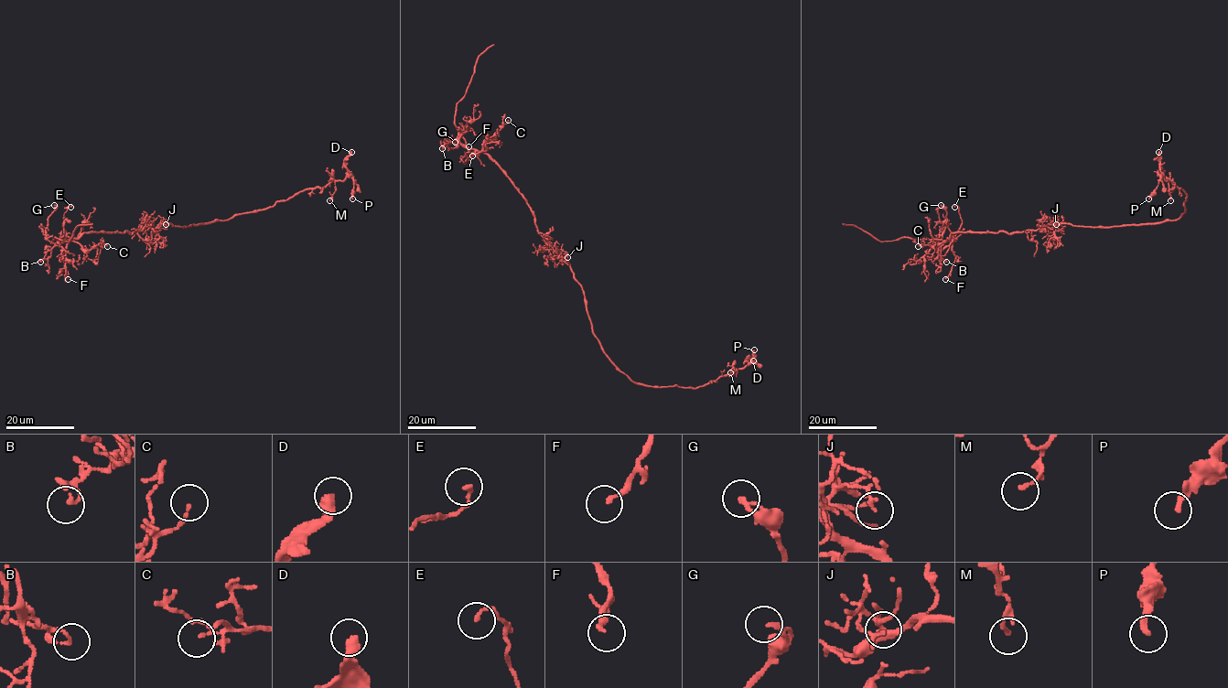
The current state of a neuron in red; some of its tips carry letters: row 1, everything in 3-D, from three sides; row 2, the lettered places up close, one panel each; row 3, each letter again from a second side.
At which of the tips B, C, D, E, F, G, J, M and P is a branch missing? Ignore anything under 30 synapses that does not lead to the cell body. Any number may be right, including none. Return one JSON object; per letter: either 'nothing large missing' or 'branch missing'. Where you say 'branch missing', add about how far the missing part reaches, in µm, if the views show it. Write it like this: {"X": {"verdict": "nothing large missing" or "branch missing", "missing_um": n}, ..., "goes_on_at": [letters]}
{"B": {"verdict": "nothing large missing"}, "C": {"verdict": "nothing large missing"}, "D": {"verdict": "nothing large missing"}, "E": {"verdict": "nothing large missing"}, "F": {"verdict": "nothing large missing"}, "G": {"verdict": "nothing large missing"}, "J": {"verdict": "nothing large missing"}, "M": {"verdict": "nothing large missing"}, "P": {"verdict": "nothing large missing"}, "goes_on_at": []}

